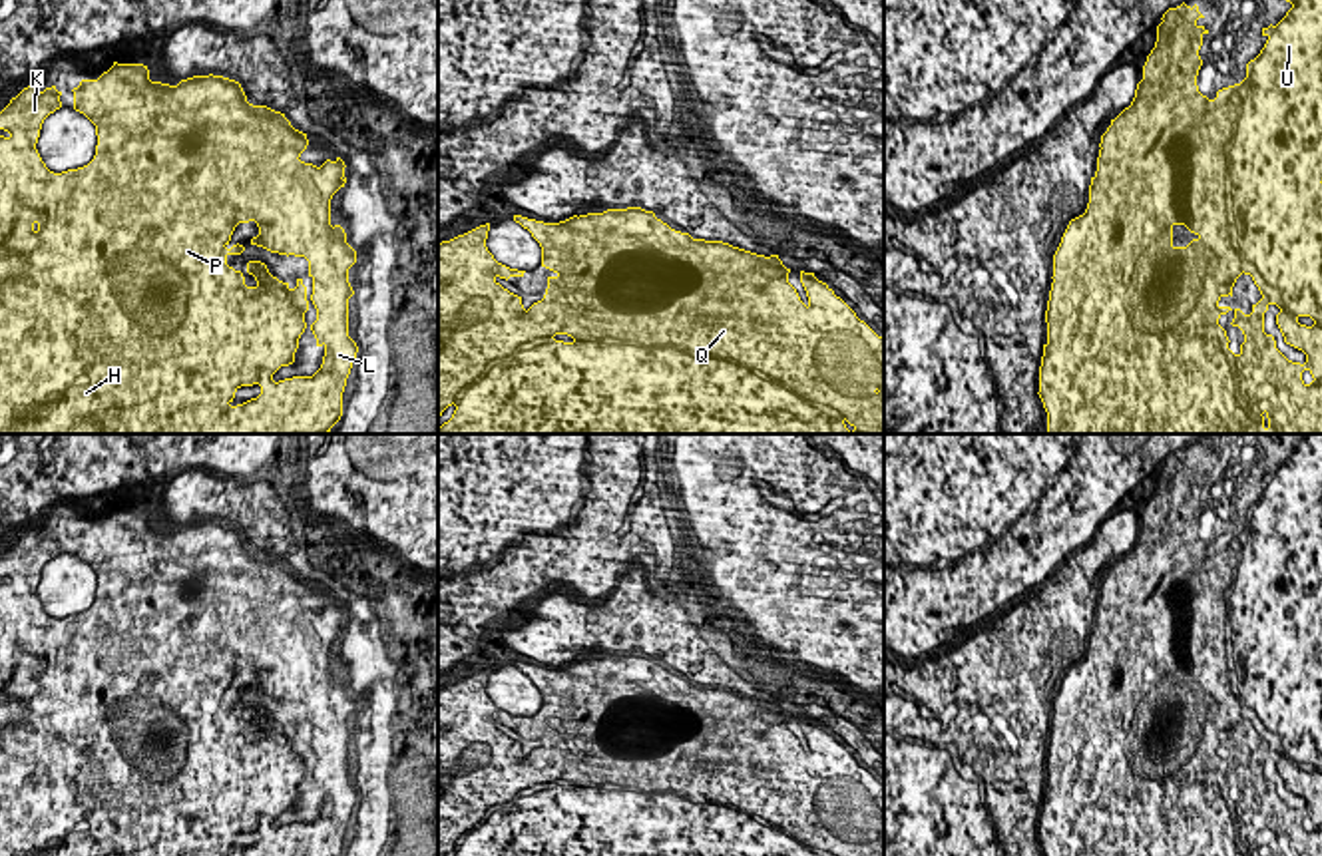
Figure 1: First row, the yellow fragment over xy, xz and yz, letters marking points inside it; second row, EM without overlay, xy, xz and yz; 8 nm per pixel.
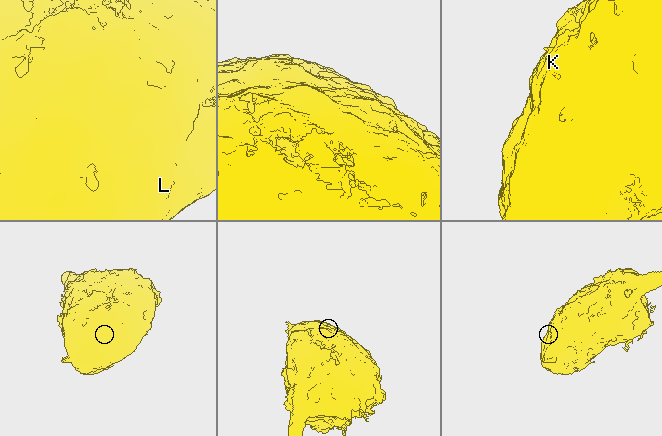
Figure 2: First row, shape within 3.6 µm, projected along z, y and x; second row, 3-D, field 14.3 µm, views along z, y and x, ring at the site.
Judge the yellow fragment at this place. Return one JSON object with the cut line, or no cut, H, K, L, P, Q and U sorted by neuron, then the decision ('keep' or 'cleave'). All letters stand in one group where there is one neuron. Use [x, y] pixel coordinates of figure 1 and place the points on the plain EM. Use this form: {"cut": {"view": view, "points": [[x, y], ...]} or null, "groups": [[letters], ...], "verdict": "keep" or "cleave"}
{"cut": null, "groups": [["H", "K", "L", "P", "Q", "U"]], "verdict": "keep"}

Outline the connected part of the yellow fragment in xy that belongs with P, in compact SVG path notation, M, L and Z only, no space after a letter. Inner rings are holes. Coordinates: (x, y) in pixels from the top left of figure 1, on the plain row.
M117 510L104 518L98 526L82 526L74 534L74 555L84 559L98 581L94 605L78 615L54 619L42 607L36 589L44 565L62 553L62 537L56 532L38 535L40 524L24 534L0 557L0 575L10 581L0 581L0 856L342 856L342 838L356 804L358 792L348 782L348 745L354 741L348 729L348 715L356 709L356 697L346 689L346 679L340 671L330 671L330 645L344 633L344 607L327 605L321 613L301 607L307 595L307 579L295 575L285 559L267 551L253 551L239 528L223 522L193 522L177 532L151 528L149 516L143 510ZM255 667L259 681L251 691L263 693L279 701L305 703L309 707L309 723L313 725L313 741L307 741L303 725L297 733L273 723L265 709L249 707L247 719L257 731L247 733L241 717L227 711L229 701L241 701L243 691L227 693L239 669ZM305 774L311 774L317 792L325 794L323 810L313 822L293 822L275 828L273 820L281 812L295 808L299 784ZM241 832L261 832L261 840L243 850L233 852L235 838Z

